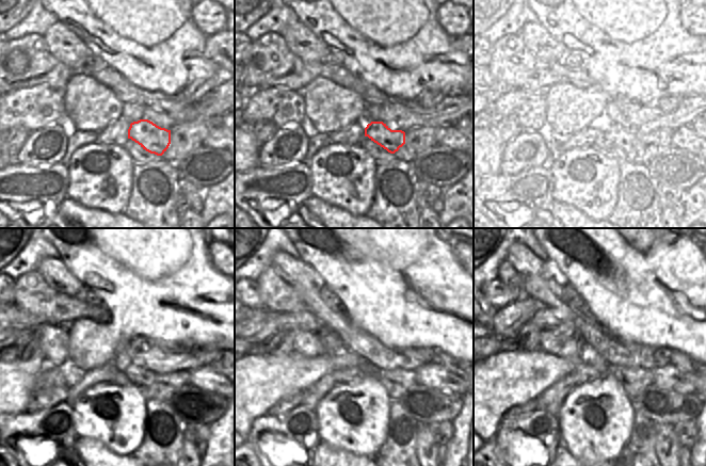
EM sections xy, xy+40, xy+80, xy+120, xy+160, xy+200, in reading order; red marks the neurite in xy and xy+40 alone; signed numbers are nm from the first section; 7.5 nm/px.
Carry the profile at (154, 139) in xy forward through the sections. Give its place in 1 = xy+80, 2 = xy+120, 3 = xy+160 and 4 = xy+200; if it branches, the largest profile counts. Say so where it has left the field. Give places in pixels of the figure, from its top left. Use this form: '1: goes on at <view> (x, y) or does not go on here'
1: goes on at xy+80 (626, 139)
2: goes on at xy+120 (142, 378)
3: goes on at xy+160 (365, 366)
4: goes on at xy+200 (592, 358)

